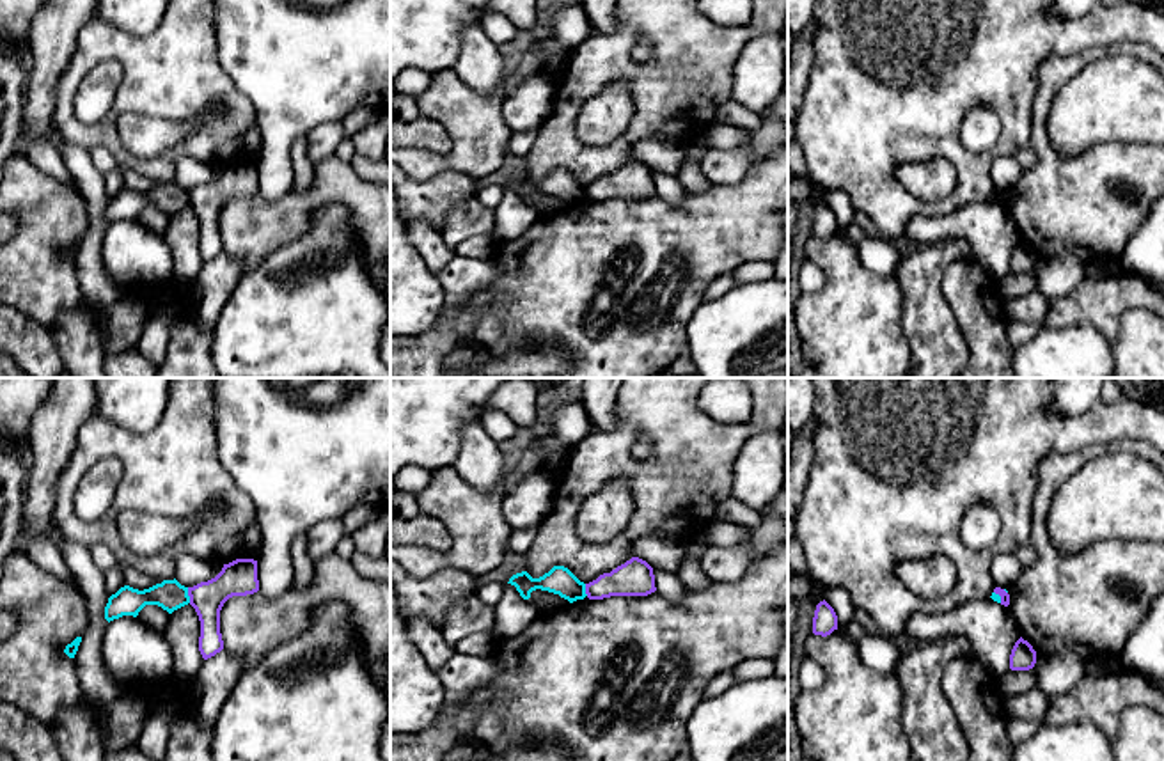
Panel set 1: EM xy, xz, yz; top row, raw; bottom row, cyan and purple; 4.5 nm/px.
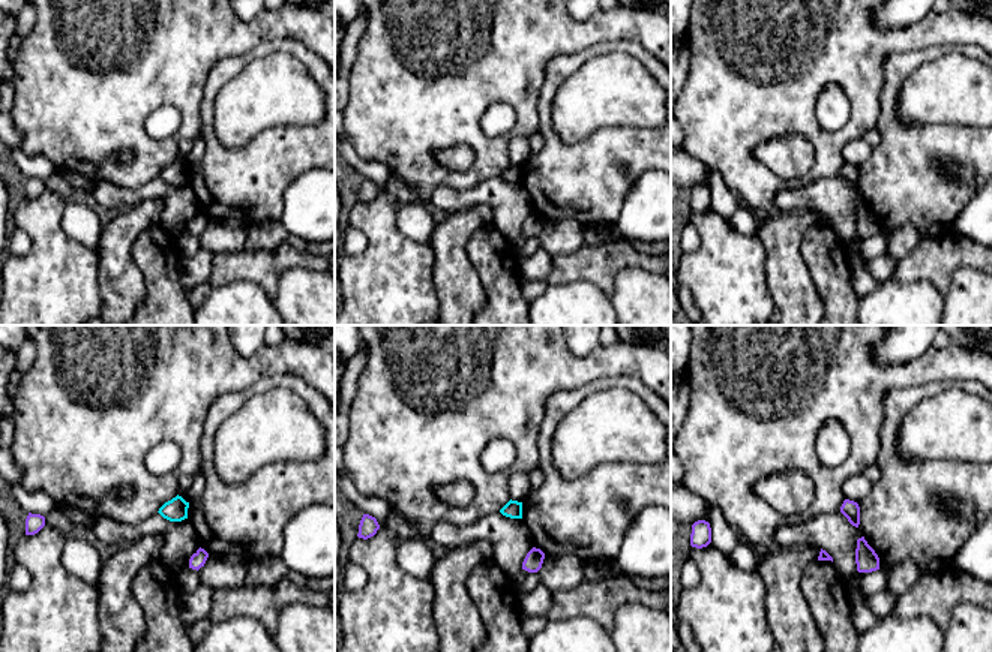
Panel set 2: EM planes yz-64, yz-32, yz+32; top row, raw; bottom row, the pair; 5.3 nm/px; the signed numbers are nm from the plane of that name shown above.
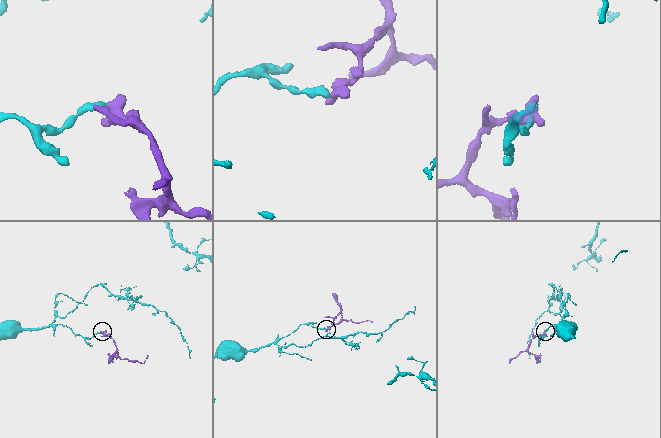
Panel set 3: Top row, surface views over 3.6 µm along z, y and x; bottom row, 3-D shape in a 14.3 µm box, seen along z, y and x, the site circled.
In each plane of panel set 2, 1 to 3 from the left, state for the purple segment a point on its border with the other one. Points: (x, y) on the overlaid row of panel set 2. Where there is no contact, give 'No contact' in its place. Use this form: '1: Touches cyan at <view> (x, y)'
1: No contact
2: No contact
3: No contact

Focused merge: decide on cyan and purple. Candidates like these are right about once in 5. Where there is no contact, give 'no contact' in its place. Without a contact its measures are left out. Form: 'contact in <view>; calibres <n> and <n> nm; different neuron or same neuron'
contact in xy; calibres 140 and 160 nm; different neuron

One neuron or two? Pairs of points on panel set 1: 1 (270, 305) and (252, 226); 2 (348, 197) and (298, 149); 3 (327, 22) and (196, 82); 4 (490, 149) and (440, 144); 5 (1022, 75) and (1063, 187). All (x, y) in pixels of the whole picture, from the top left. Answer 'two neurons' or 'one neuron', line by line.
1: two neurons
2: two neurons
3: two neurons
4: two neurons
5: two neurons

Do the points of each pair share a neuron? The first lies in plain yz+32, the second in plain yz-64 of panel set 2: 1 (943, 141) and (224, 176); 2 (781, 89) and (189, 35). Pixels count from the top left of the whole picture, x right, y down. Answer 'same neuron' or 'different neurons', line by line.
1: same neuron
2: same neuron

